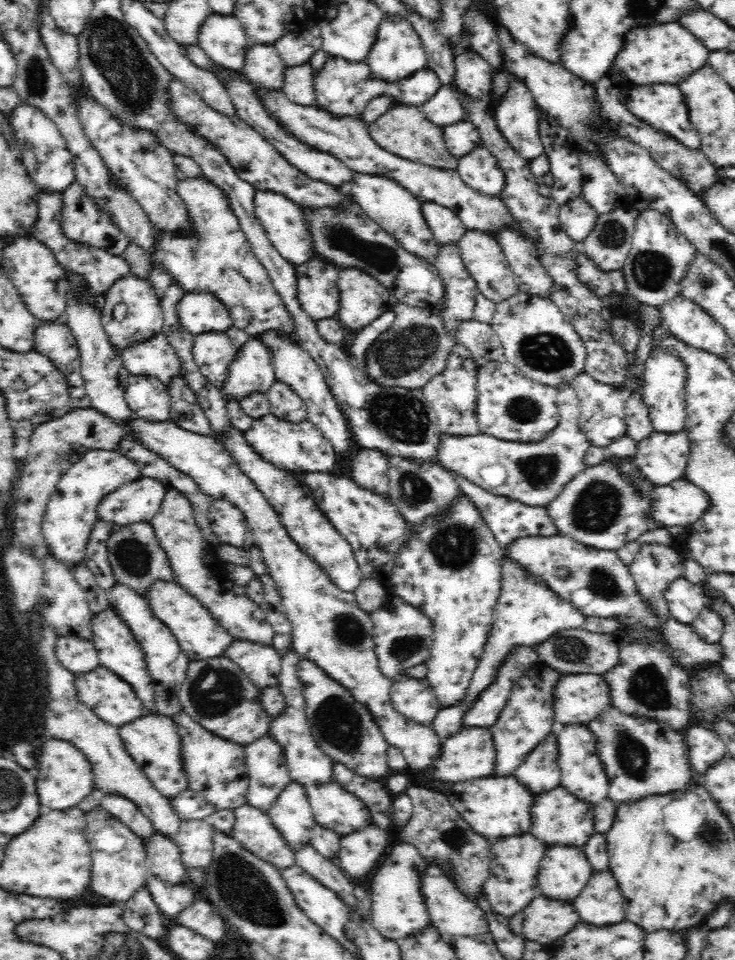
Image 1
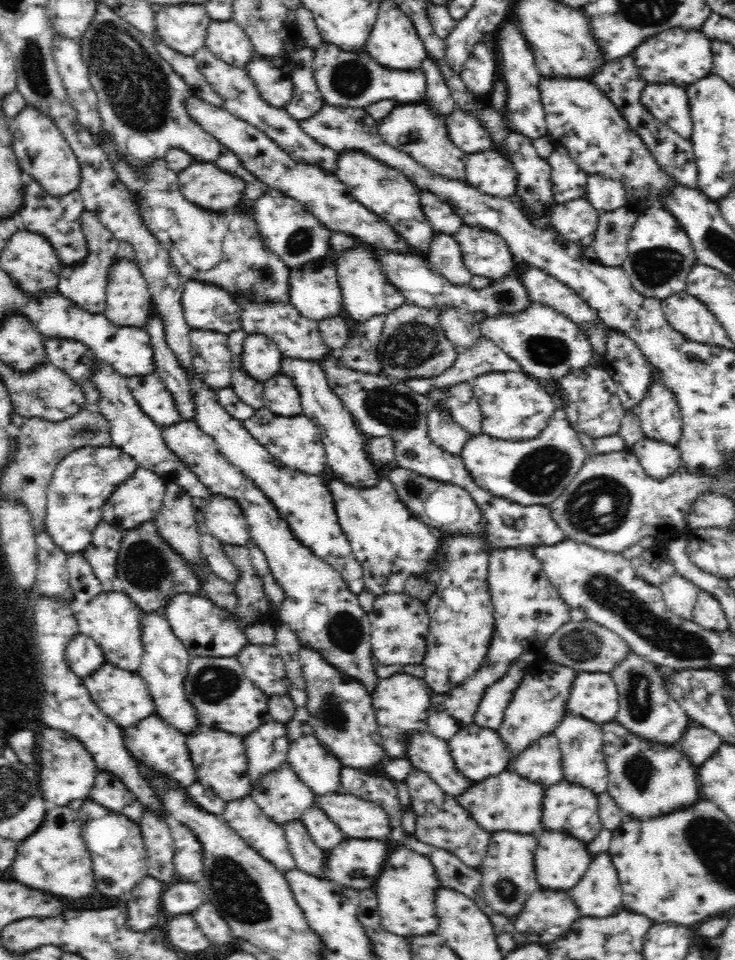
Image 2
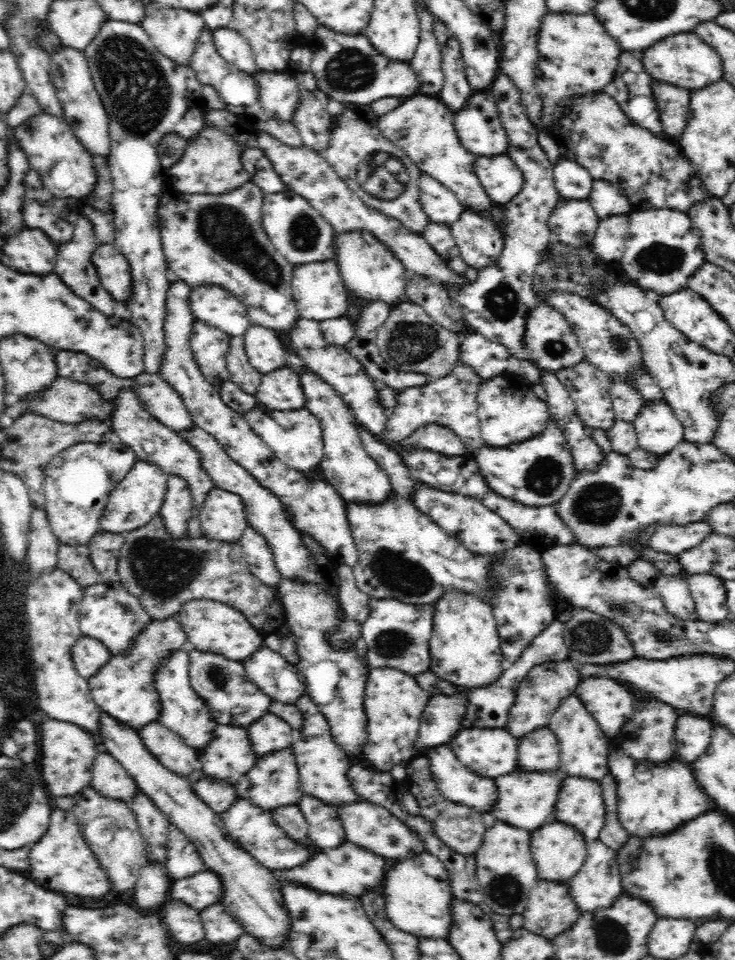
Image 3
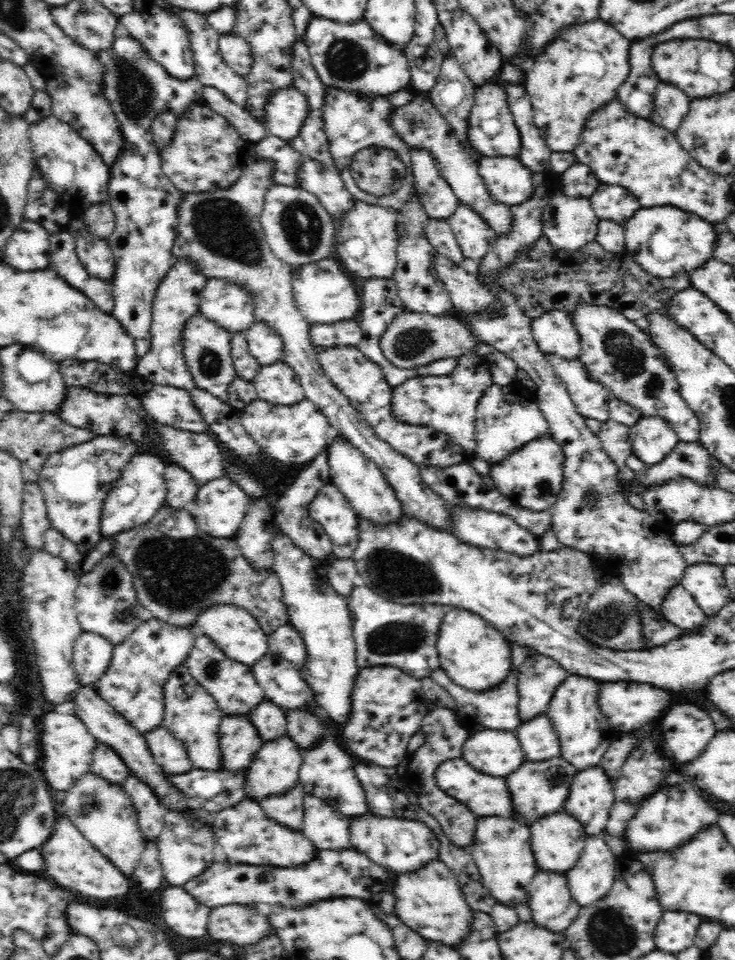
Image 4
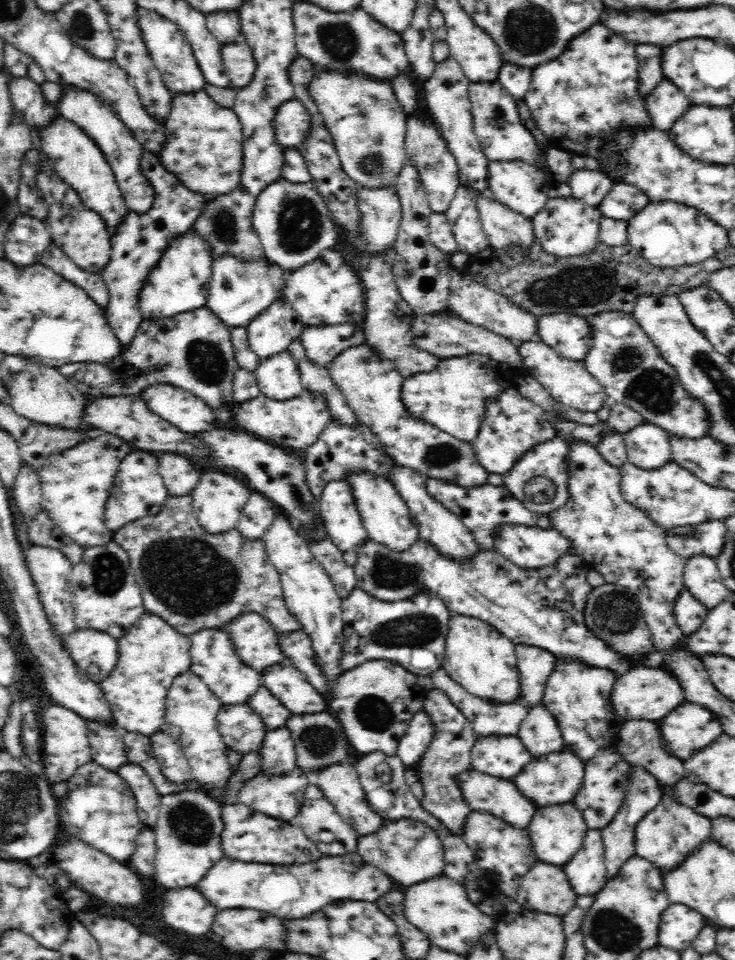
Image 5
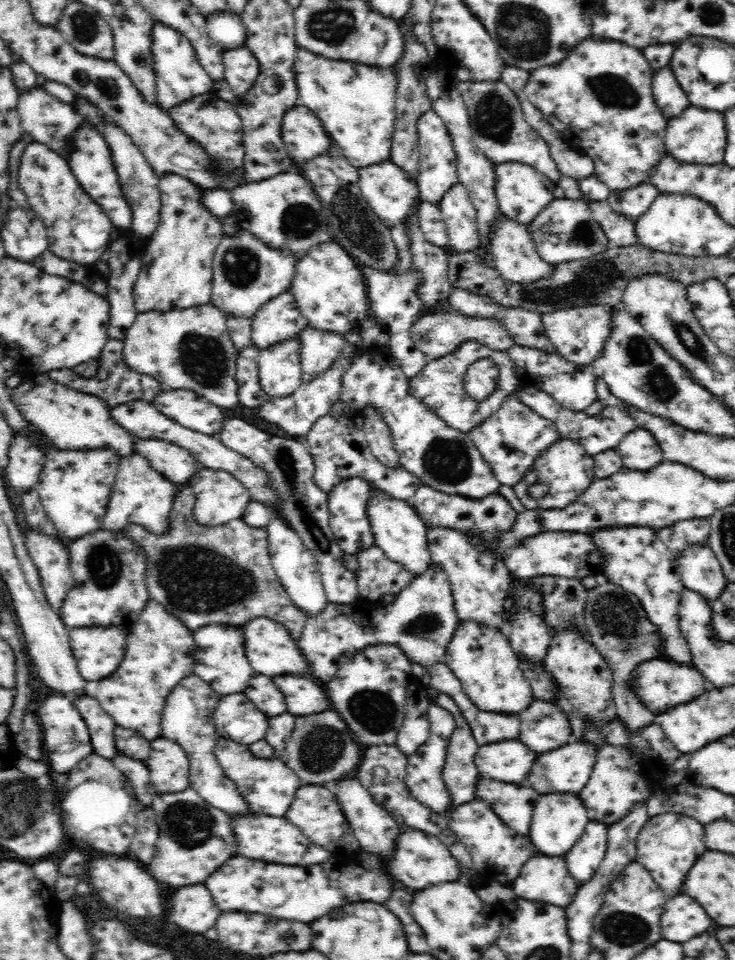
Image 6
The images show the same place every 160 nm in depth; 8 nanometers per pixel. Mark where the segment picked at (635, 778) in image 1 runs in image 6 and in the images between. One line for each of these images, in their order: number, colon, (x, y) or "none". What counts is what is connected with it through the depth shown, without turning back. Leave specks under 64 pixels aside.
2: (645, 778)
3: (653, 798)
4: (675, 813)
5: (669, 832)
6: (667, 846)

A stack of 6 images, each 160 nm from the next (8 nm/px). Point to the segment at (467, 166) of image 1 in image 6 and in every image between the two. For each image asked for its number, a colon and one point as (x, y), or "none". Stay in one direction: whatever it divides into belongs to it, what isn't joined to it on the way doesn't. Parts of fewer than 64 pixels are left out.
2: (488, 171)
3: (502, 180)
4: (506, 178)
5: (522, 187)
6: (522, 192)

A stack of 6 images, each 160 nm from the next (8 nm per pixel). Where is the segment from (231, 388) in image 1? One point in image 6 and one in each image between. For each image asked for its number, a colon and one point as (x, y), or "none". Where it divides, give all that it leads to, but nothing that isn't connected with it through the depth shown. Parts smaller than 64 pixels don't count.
2: (260, 358)
3: (263, 347)
4: (264, 344)
5: (270, 333)
6: (279, 320)

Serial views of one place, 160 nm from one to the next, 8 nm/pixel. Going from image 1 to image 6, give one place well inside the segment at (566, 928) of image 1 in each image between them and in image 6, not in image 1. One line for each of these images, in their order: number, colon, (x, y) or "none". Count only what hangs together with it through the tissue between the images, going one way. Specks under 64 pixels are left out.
2: (548, 914)
3: (550, 910)
4: (552, 907)
5: (545, 889)
6: (543, 879)

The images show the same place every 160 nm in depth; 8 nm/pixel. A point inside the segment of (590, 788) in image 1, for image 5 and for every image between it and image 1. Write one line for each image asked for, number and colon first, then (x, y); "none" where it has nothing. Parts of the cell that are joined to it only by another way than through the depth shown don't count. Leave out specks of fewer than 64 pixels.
2: (580, 740)
3: (584, 747)
4: (585, 733)
5: (578, 696)

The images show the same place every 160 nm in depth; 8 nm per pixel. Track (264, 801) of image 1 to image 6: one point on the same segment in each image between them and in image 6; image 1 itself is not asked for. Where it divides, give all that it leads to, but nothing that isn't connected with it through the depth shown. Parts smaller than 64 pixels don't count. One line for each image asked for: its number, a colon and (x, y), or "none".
2: (267, 748)
3: (269, 734)
4: (270, 722)
5: (275, 715)
6: (262, 692)

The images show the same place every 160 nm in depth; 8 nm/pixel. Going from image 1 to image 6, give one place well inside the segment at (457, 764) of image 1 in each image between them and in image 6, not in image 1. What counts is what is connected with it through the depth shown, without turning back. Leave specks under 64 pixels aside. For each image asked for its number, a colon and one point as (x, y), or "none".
2: (479, 752)
3: (491, 753)
4: (496, 752)
5: (504, 756)
6: (509, 761)

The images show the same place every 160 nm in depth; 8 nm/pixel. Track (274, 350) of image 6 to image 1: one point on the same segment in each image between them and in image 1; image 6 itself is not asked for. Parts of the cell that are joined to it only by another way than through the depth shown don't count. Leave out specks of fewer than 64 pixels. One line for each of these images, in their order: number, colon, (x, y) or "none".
1: (285, 404)
2: (281, 397)
3: (281, 390)
4: (277, 383)
5: (278, 377)

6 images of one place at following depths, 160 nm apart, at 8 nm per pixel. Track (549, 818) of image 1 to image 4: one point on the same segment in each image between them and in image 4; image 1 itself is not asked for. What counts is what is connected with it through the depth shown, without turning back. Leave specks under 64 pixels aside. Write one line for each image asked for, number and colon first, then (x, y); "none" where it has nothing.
2: (568, 808)
3: (580, 804)
4: (591, 796)

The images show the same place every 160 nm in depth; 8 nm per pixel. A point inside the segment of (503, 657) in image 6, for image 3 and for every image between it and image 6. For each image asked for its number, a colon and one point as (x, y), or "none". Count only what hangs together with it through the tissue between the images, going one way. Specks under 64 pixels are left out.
3: (464, 648)
4: (475, 655)
5: (479, 657)

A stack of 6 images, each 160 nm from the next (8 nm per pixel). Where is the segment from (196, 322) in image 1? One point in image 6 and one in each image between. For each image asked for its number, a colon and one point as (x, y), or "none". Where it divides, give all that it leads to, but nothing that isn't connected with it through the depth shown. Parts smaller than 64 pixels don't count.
2: (206, 307)
3: (211, 305)
4: (229, 306)
5: (239, 291)
6: (246, 273)

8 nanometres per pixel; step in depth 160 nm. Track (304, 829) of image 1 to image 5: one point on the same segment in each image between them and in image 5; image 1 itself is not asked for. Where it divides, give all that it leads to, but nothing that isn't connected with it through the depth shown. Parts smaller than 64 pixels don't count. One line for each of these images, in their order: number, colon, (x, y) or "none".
2: (281, 795)
3: (274, 782)
4: (275, 770)
5: (278, 757)

